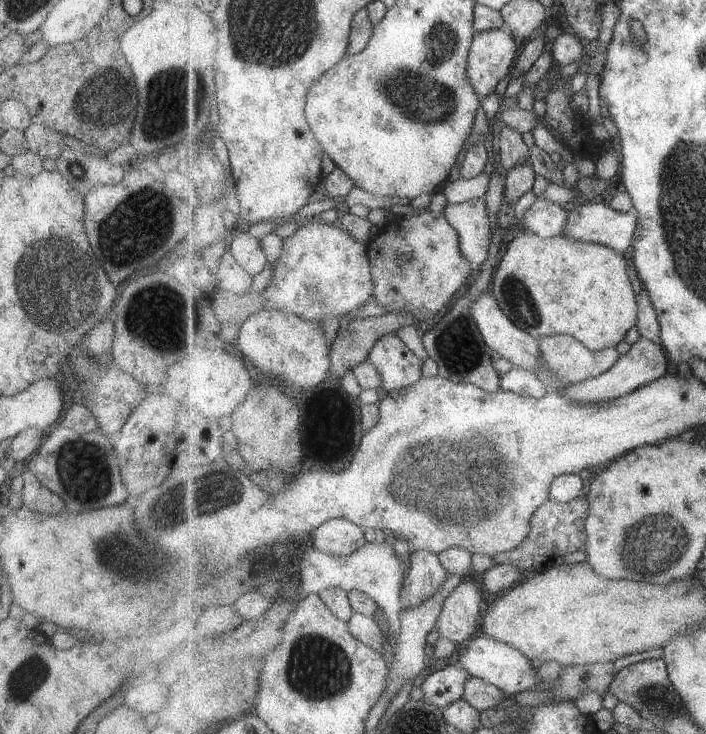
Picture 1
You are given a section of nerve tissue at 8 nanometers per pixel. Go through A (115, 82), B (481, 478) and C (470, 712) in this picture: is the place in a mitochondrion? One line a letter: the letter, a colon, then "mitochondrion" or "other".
A: mitochondrion
B: mitochondrion
C: other

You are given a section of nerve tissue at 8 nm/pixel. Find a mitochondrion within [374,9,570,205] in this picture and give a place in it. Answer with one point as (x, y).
(443, 40)

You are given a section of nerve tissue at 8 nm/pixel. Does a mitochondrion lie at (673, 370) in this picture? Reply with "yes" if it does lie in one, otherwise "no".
no

